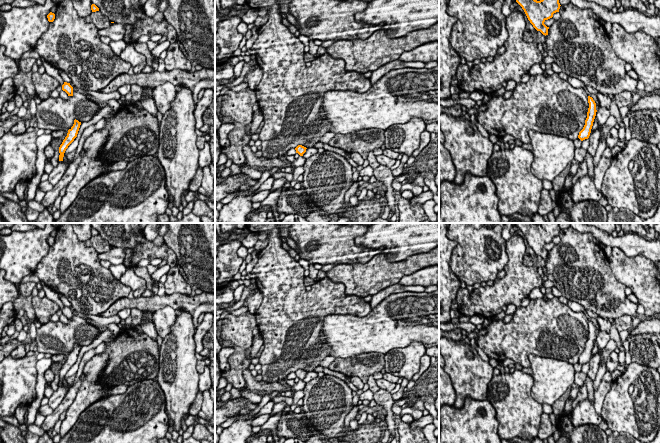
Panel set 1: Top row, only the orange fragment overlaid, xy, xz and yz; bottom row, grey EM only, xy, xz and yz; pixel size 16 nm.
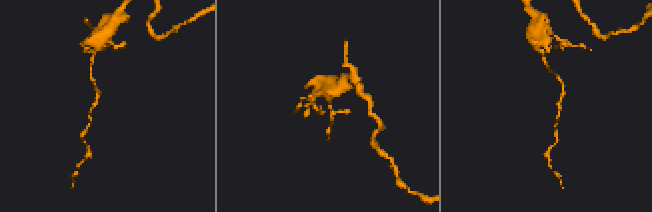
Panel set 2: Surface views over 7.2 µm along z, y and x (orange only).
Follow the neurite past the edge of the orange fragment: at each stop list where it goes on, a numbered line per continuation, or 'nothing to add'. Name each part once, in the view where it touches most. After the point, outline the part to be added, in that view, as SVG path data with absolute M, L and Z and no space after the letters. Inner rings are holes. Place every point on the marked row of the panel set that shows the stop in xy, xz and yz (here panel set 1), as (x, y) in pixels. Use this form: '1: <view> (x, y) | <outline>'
nothing to add

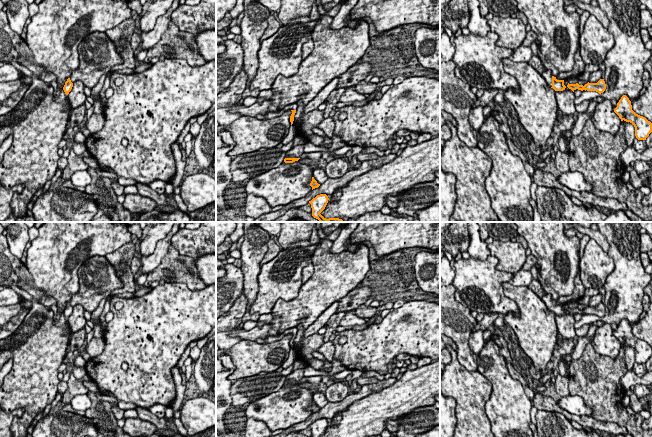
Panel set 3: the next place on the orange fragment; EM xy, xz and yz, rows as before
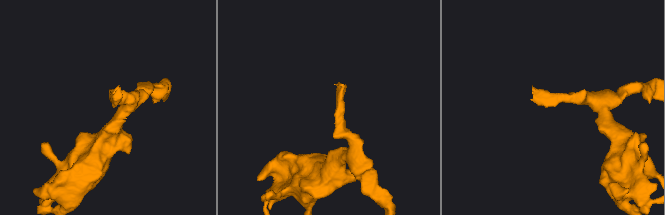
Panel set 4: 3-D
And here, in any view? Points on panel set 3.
1: yz (547, 74) | M547 69L546 71L543 71L541 75L546 80L548 86L552 87L552 72L551 72L551 70Z

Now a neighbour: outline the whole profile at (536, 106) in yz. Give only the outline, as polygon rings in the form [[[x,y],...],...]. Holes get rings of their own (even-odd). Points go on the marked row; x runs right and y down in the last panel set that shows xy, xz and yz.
[[[503,58],[502,63],[504,70],[514,76],[519,85],[518,92],[510,88],[503,91],[503,95],[515,108],[518,120],[542,154],[558,114],[555,90],[529,63],[515,63],[509,58]]]

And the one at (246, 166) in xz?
[[[279,148],[259,149],[232,159],[232,181],[254,178],[283,164],[286,152]]]

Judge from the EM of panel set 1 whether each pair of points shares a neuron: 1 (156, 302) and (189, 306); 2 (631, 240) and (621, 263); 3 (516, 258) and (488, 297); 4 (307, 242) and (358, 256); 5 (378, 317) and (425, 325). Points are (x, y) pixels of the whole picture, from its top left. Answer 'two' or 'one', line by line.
1: one
2: two
3: one
4: one
5: one

